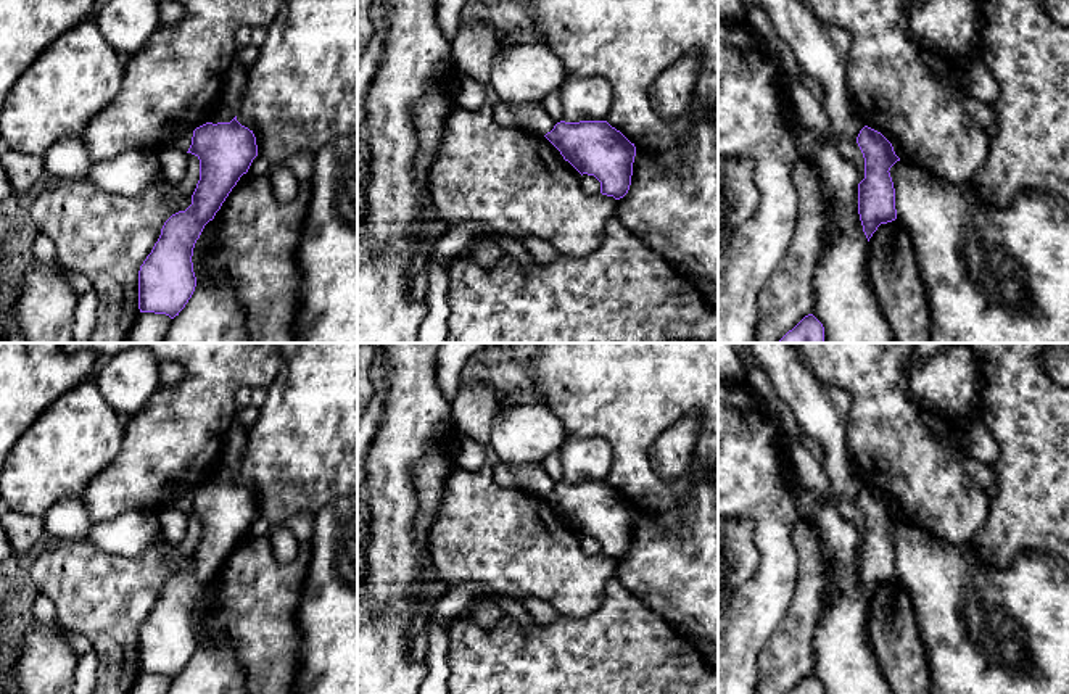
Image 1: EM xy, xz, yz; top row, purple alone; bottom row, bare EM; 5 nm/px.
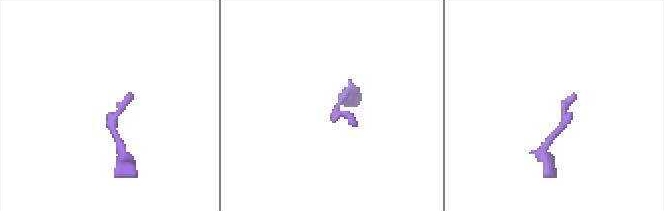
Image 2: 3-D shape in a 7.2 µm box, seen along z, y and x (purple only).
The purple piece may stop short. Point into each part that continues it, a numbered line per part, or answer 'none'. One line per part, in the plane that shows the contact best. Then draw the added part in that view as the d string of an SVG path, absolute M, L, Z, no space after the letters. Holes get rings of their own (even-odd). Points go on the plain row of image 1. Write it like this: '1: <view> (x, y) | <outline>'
none

